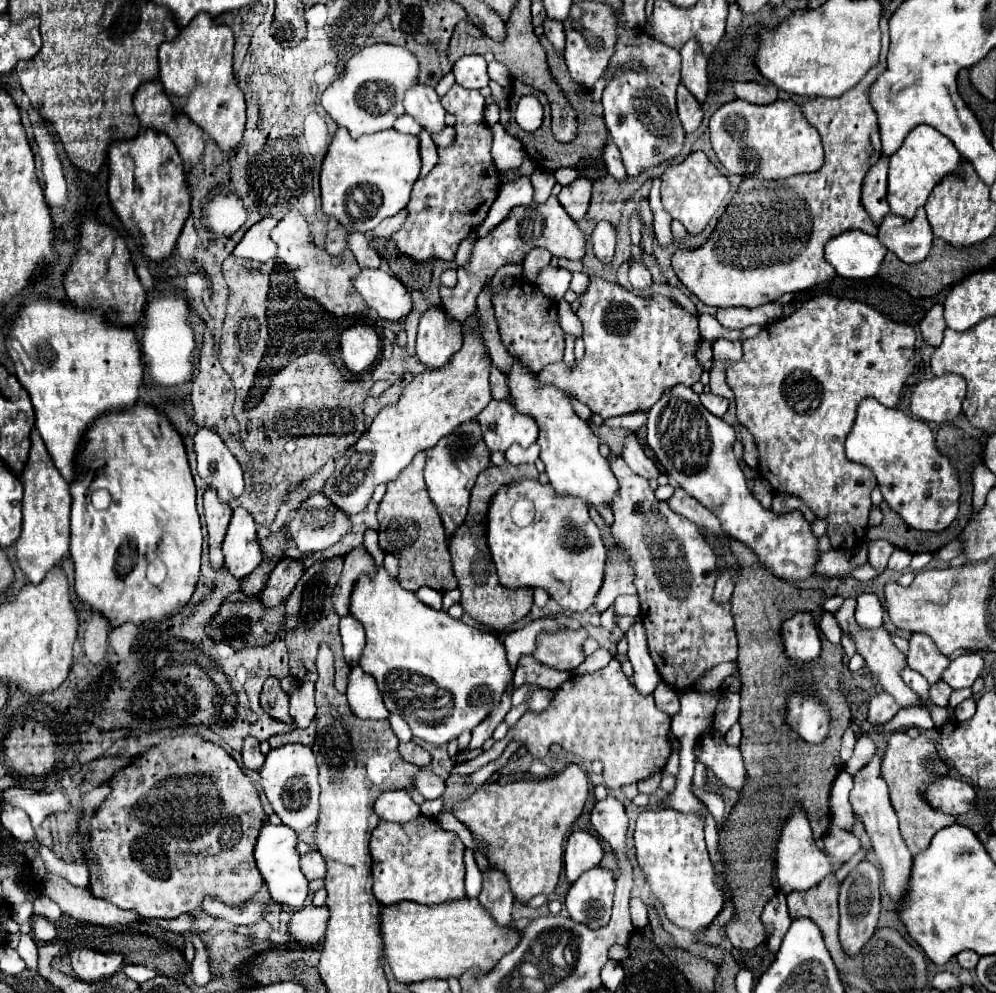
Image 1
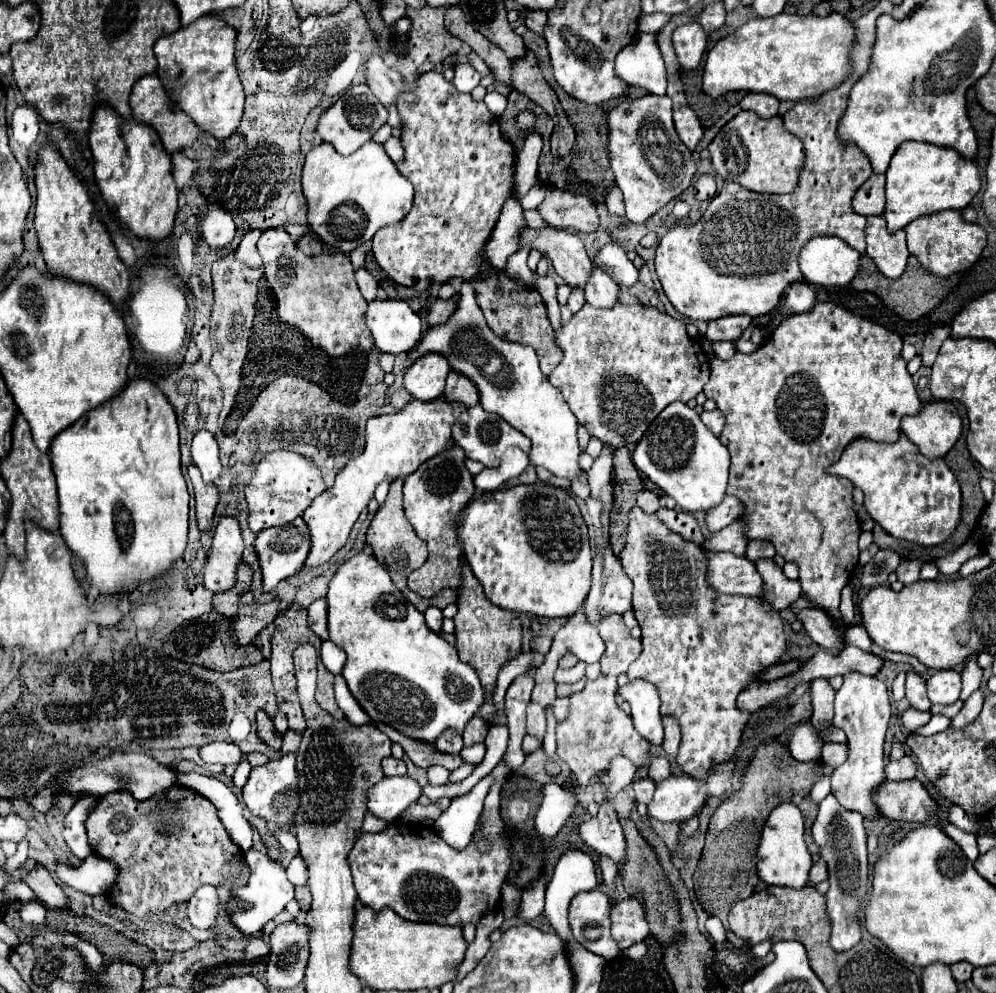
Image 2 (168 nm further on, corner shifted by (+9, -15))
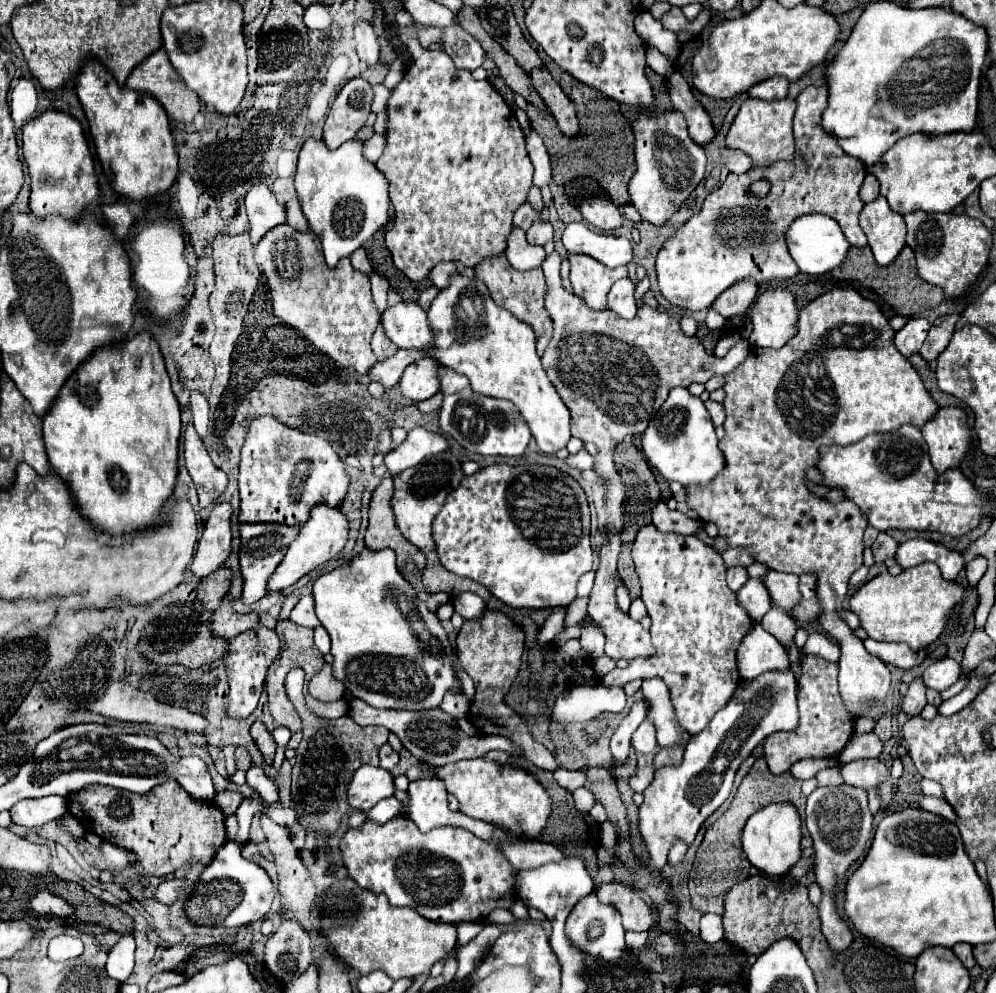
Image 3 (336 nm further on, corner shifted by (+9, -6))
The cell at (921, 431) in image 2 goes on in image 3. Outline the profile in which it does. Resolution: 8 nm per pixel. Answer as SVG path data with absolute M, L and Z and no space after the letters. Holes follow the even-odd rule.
M941 409L935 419L927 421L921 427L921 431L929 445L929 457L935 471L943 473L949 469L957 469L969 455L971 431L963 409Z

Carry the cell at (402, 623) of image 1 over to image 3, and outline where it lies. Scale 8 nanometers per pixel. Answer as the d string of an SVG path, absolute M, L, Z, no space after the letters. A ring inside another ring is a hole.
M363 549L351 563L321 575L313 585L315 613L331 637L333 677L341 681L351 695L367 701L377 709L433 709L439 707L449 689L461 689L455 677L455 651L447 633L433 611L421 603L415 589L399 575L395 567L395 551Z

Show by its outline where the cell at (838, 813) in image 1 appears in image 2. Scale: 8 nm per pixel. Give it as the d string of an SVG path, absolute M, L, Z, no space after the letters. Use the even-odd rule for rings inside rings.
M827 794L819 804L819 814L811 828L813 840L821 846L821 858L829 864L829 890L827 890L827 916L831 920L831 948L835 952L847 952L861 942L859 912L867 902L869 876L867 876L867 834L863 828L863 816L847 812Z

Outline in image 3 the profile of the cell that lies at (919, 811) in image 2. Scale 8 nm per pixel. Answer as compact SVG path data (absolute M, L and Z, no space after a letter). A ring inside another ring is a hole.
M837 759L837 767L843 771L843 781L847 785L855 785L865 791L879 787L885 779L889 779L889 769L879 759L857 759L849 763Z

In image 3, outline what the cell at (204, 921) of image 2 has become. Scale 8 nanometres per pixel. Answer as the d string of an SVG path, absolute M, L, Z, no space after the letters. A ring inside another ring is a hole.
M163 879L157 889L153 891L153 899L159 901L159 903L165 903L165 905L171 905L173 901L179 901L183 899L187 893L183 891L183 881L181 879Z

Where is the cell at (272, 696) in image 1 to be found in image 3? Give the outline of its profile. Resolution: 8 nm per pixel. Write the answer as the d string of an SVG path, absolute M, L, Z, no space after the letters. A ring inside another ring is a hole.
M259 721L253 723L253 727L251 727L251 737L253 737L253 741L257 743L257 747L259 747L259 751L261 751L263 761L265 761L267 765L271 765L271 763L273 763L273 757L275 757L277 745L275 745L273 737L269 735L269 731L265 729L265 725L259 723Z

